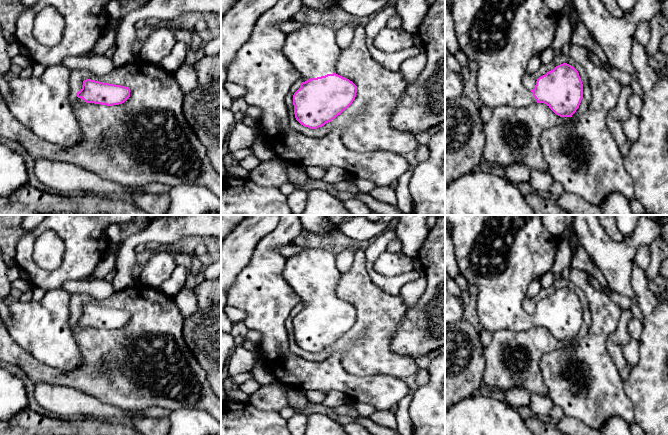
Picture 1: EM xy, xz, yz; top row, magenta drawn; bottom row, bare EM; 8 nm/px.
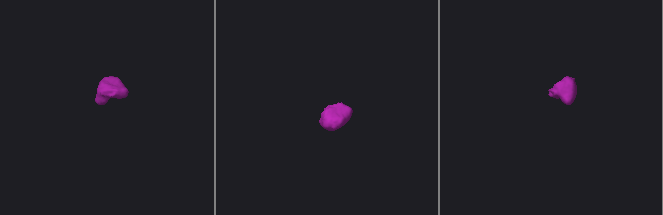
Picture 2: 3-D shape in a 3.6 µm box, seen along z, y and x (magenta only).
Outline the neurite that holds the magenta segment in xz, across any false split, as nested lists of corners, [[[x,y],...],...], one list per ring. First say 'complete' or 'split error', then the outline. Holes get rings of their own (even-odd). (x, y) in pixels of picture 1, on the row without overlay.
split error; [[[304,248],[302,252],[286,259],[283,278],[300,296],[300,312],[293,319],[296,344],[310,353],[331,346],[354,325],[357,310],[335,297],[340,271],[335,263],[335,251],[323,248]]]

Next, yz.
split error; [[[445,215],[445,224],[451,226],[448,232],[453,241],[460,276],[478,288],[477,315],[482,328],[490,332],[504,329],[519,332],[535,326],[544,327],[556,339],[572,341],[583,322],[583,308],[578,295],[571,289],[563,287],[556,290],[539,301],[532,314],[524,309],[528,285],[551,271],[561,239],[544,228],[541,215]]]

